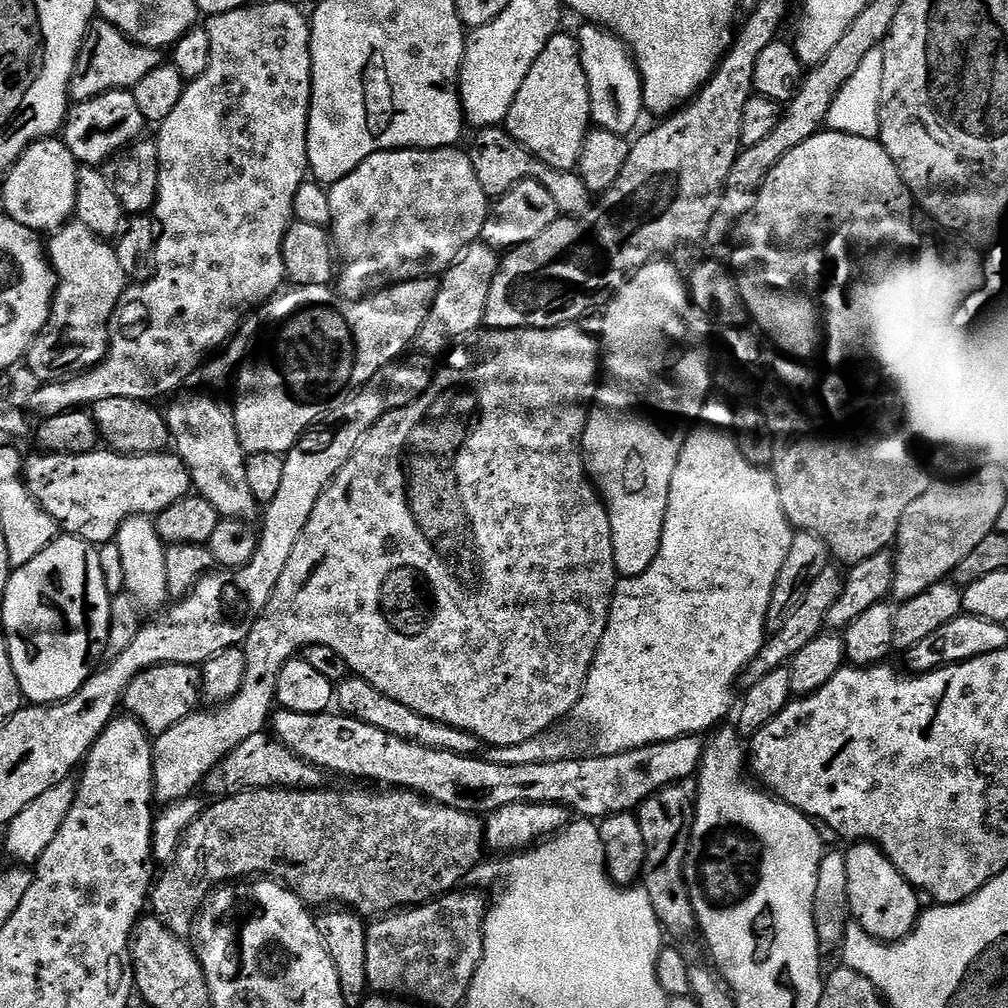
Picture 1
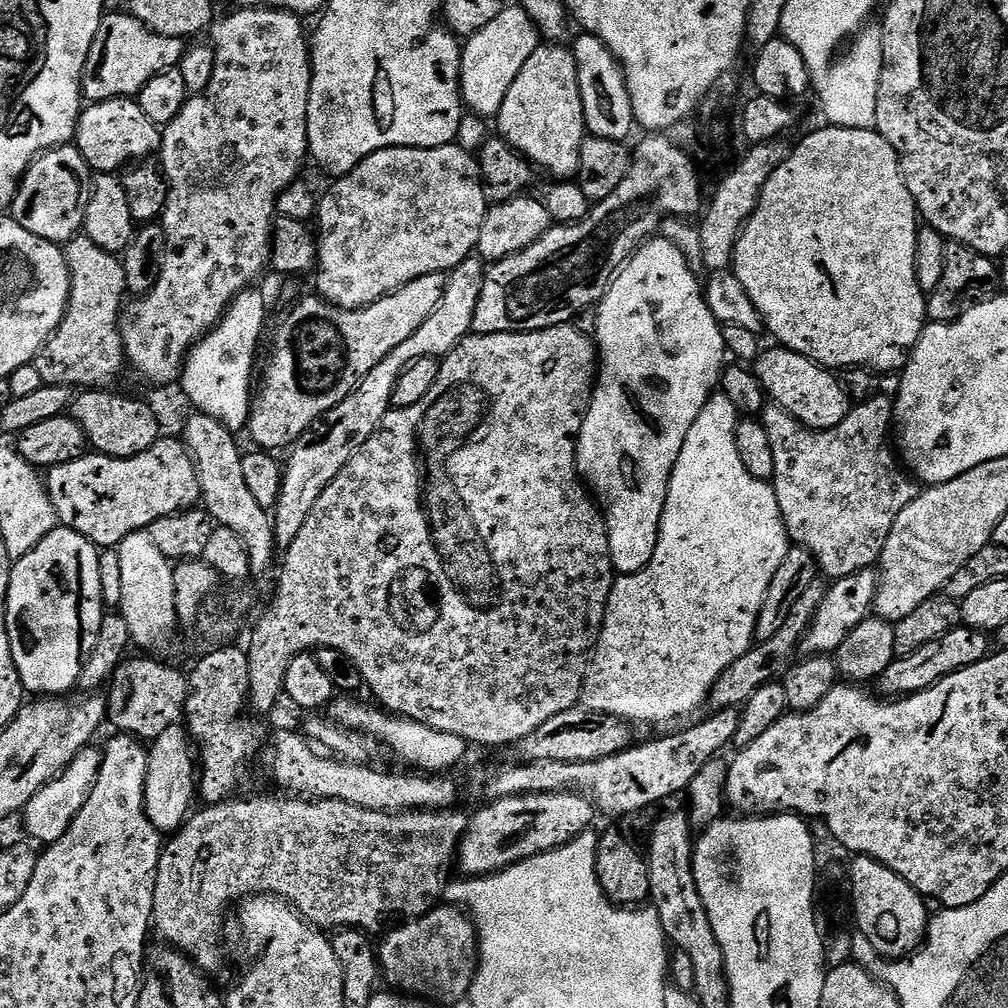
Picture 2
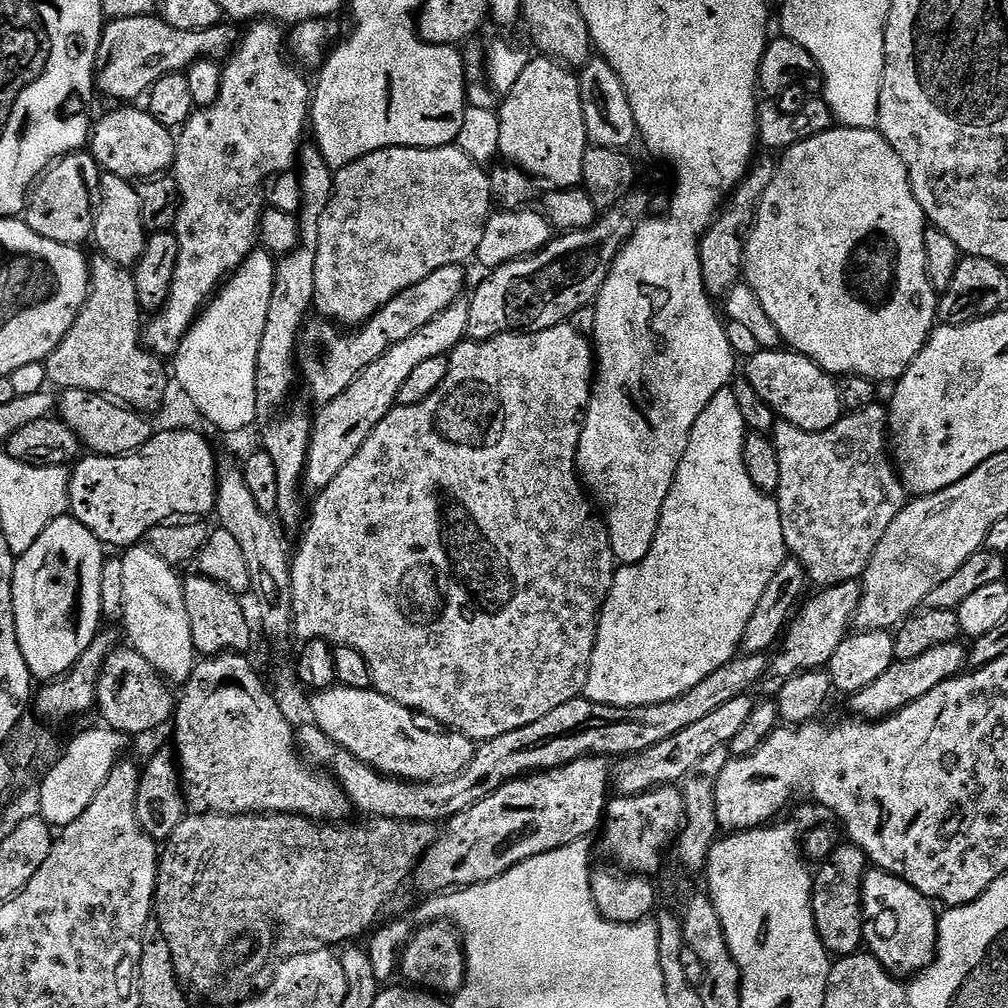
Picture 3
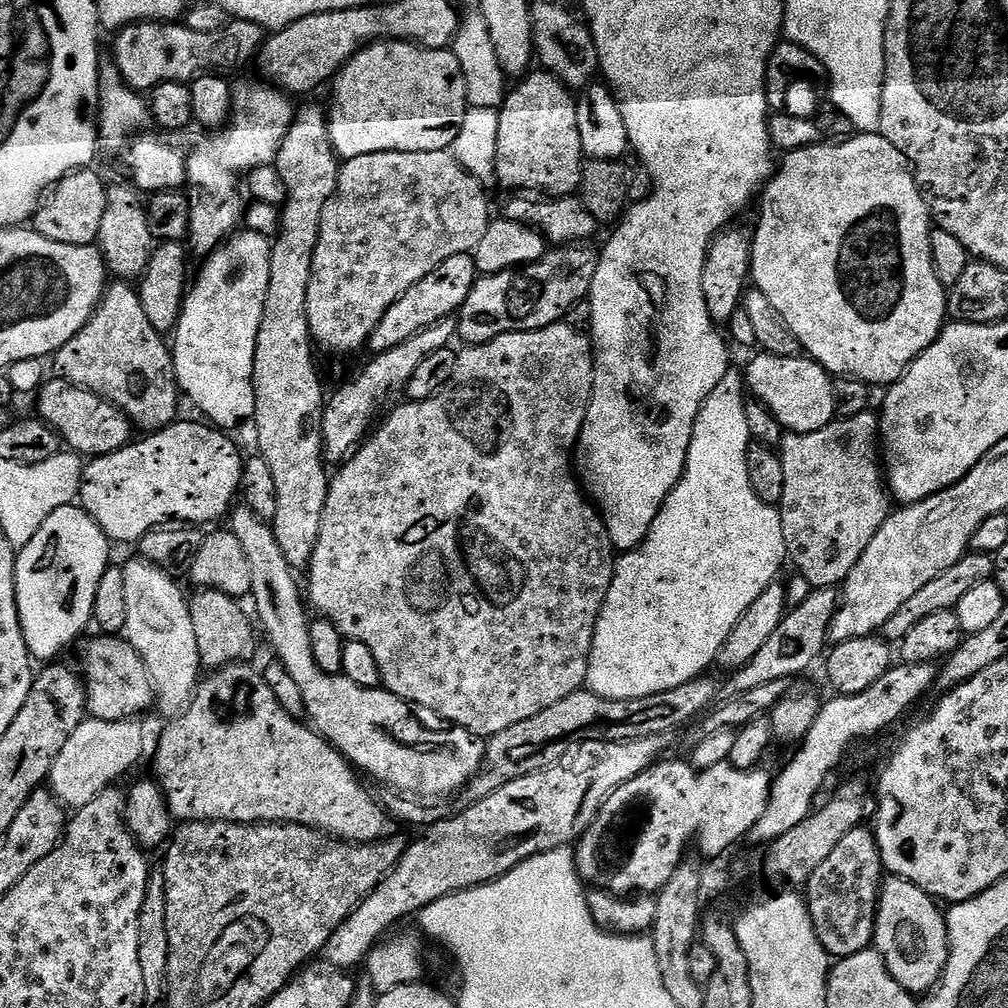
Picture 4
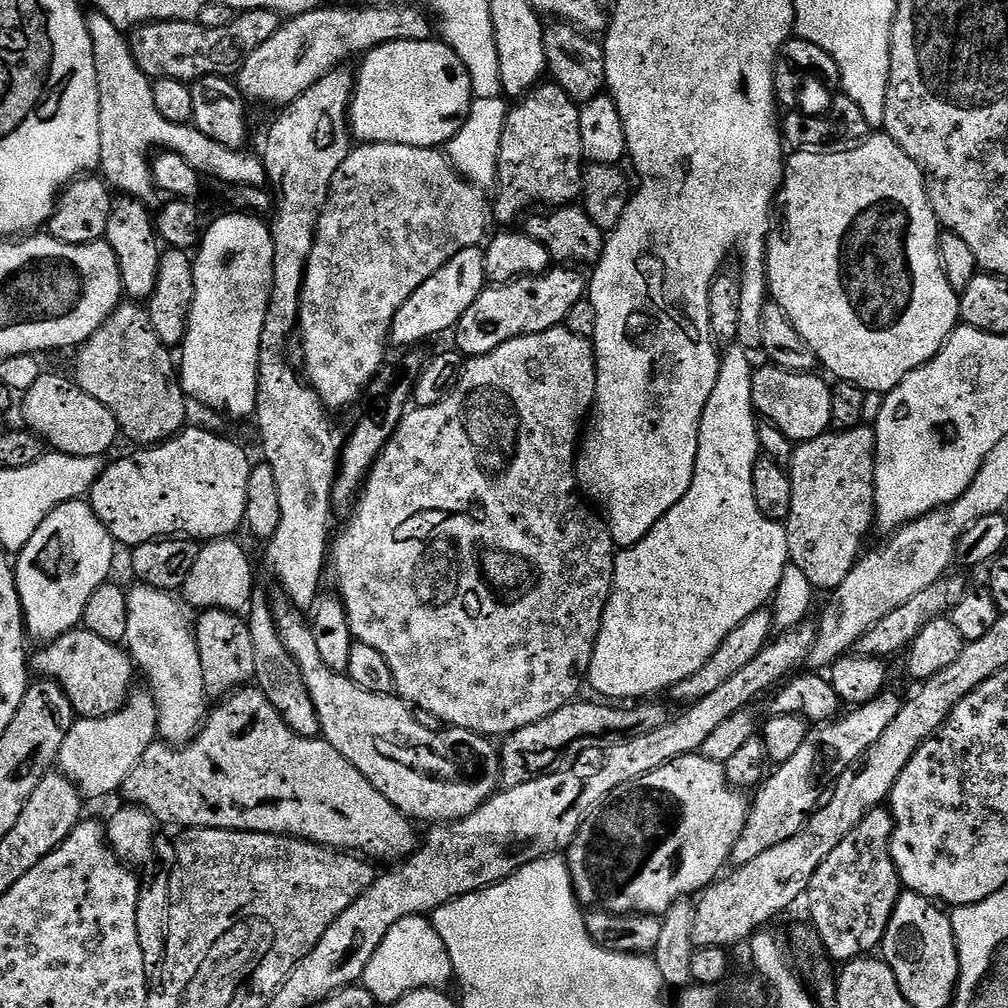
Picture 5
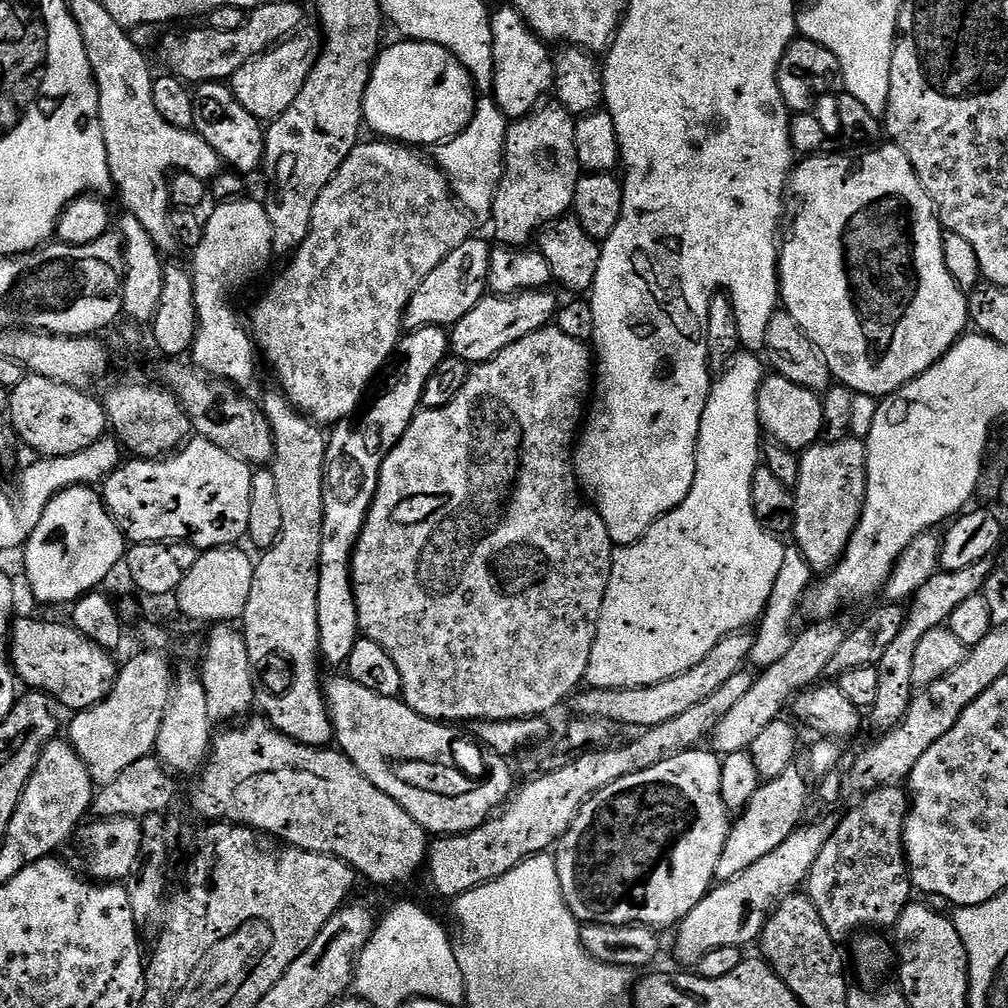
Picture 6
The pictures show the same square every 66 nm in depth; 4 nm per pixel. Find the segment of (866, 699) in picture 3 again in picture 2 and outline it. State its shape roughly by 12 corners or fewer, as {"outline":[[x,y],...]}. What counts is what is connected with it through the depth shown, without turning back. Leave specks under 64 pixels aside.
{"outline":[[961,626],[897,656],[885,697],[926,690],[989,655],[989,633]]}

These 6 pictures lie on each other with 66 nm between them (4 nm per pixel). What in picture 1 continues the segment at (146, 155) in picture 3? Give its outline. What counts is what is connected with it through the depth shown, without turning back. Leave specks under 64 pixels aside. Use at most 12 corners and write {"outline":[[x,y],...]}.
{"outline":[[131,91],[73,103],[62,139],[103,166],[146,128]]}

